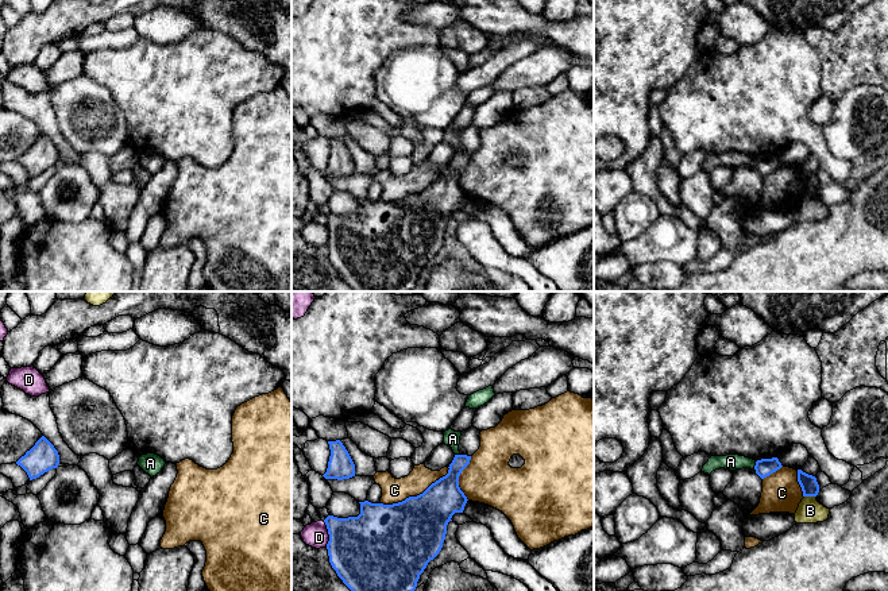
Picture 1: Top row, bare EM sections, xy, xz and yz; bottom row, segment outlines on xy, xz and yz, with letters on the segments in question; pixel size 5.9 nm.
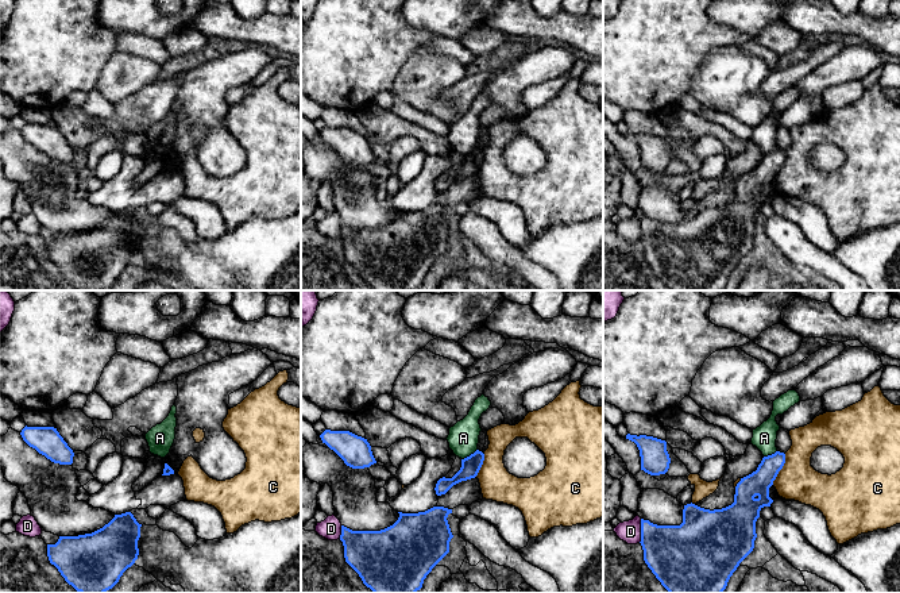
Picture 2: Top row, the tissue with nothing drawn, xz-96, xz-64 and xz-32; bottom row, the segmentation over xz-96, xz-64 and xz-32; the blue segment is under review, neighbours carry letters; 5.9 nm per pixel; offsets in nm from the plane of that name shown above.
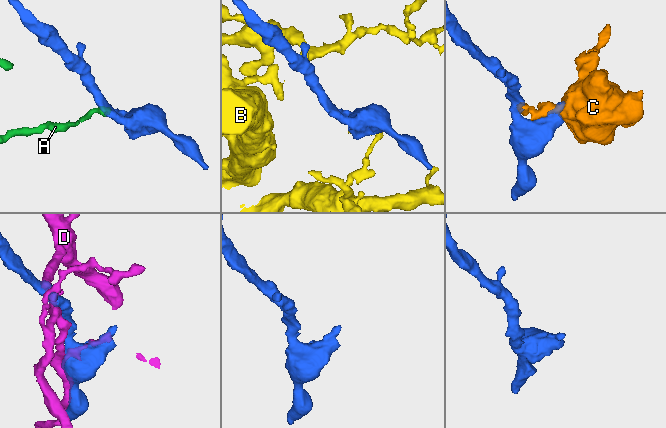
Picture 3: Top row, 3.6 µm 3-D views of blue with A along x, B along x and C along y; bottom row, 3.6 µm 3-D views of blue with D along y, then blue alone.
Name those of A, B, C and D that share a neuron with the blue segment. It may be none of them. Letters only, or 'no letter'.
no letter

